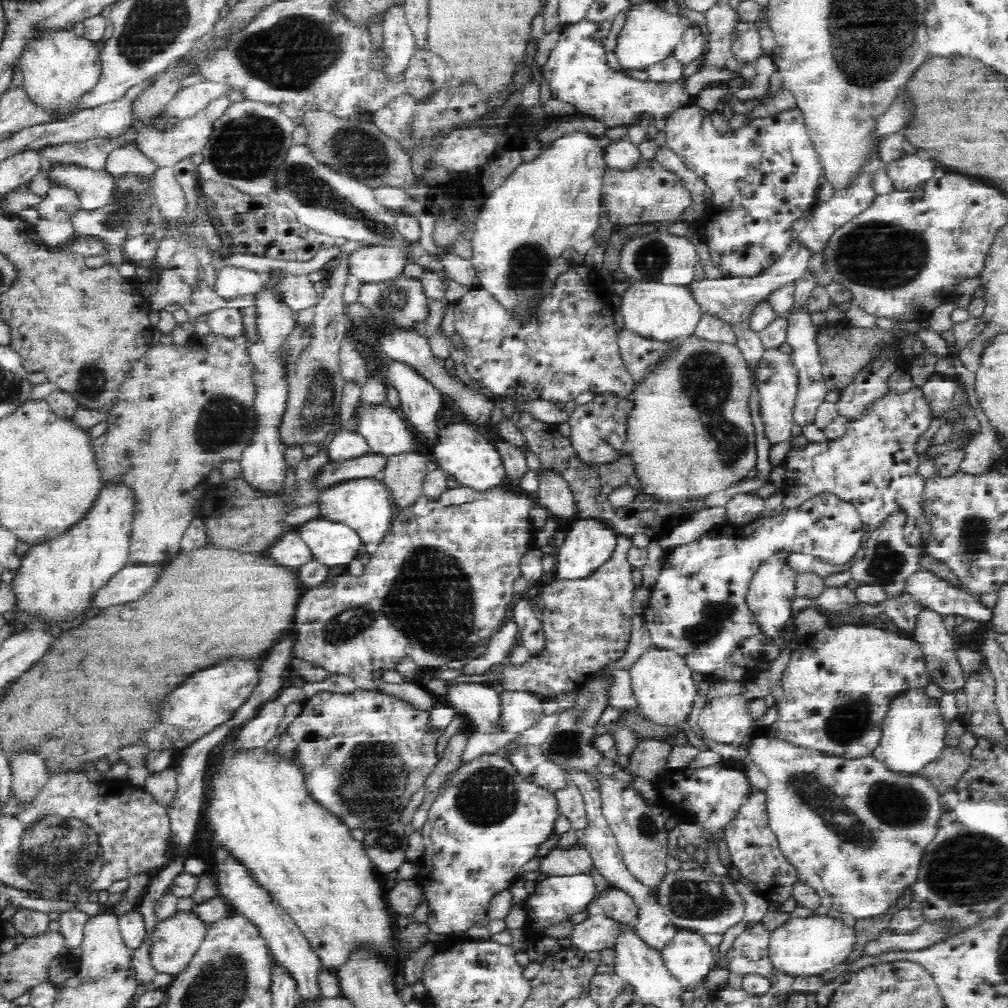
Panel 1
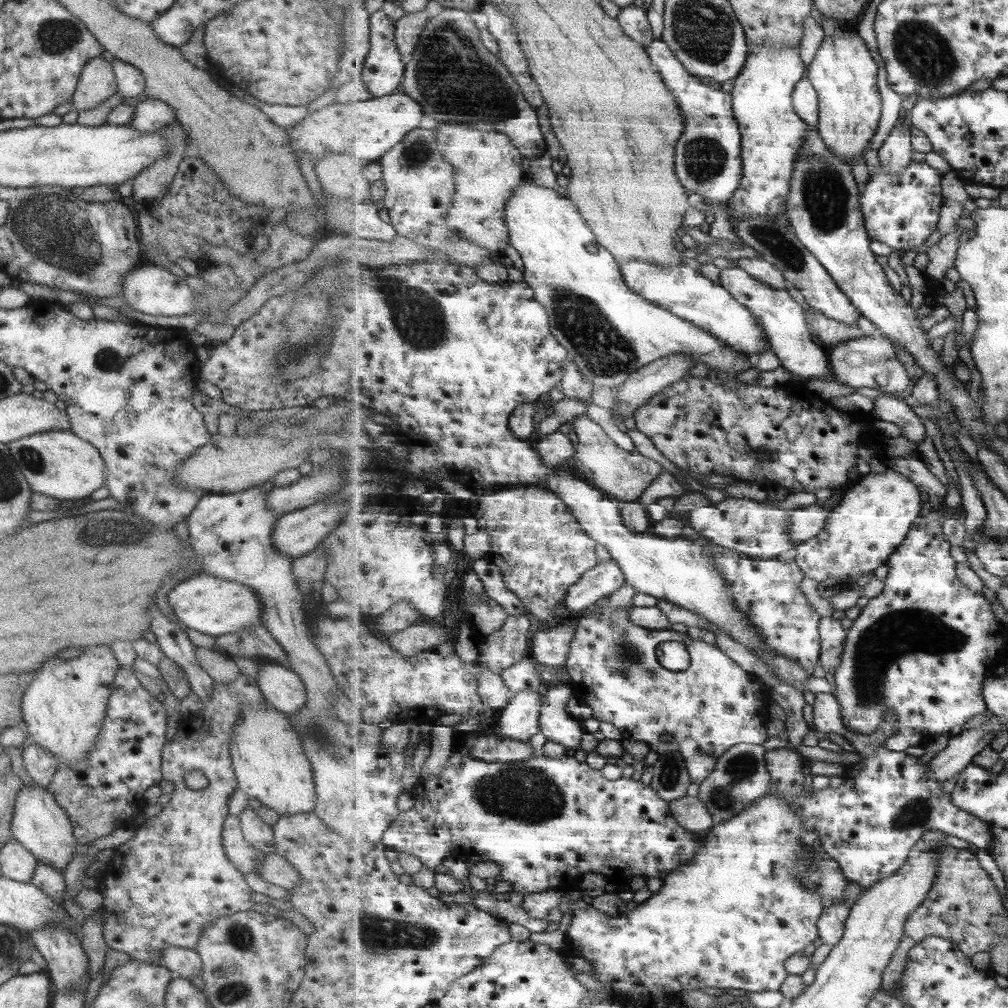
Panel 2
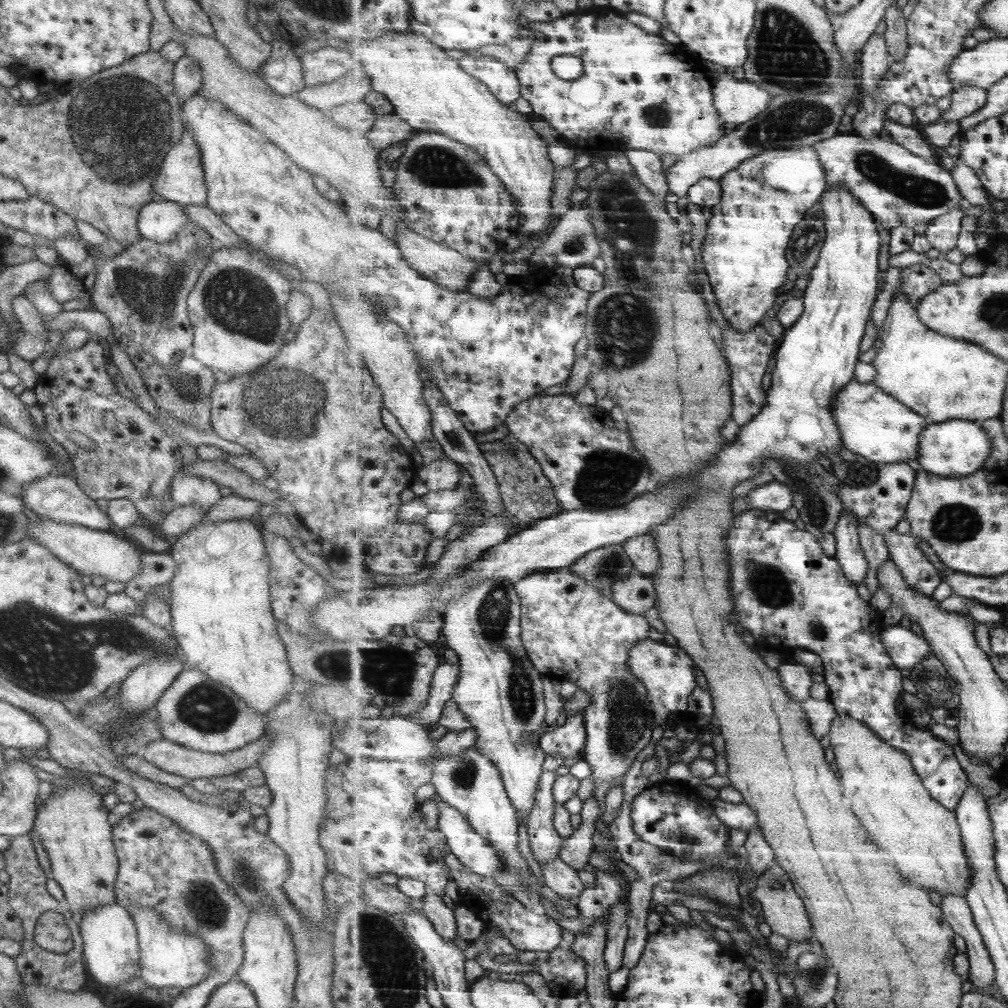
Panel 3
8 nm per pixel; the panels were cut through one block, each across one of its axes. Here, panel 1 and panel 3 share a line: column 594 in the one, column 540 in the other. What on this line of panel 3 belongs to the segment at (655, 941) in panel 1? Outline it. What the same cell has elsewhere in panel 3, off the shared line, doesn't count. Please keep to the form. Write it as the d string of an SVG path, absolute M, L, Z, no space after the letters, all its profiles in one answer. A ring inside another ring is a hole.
M545 770L538 784L536 803L530 815L526 818L528 842L532 856L541 869L546 862L560 856L564 837L554 825L556 798L554 784L557 780L555 770Z

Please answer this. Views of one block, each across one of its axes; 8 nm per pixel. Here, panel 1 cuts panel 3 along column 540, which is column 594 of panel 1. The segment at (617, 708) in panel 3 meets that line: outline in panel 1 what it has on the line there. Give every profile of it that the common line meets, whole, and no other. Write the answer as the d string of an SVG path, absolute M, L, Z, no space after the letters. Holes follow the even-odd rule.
M616 534L616 546L612 556L602 566L598 567L587 578L580 581L557 581L555 578L550 586L544 586L539 592L539 597L544 601L542 608L542 627L545 636L544 648L538 655L532 655L526 662L514 665L506 659L498 667L500 678L493 685L500 691L526 691L533 692L542 698L554 698L560 694L575 692L581 683L605 667L609 663L618 661L624 656L632 630L634 615L632 600L634 596L634 584L632 584L632 572L634 568L628 561L628 550L632 548L632 540L629 536Z

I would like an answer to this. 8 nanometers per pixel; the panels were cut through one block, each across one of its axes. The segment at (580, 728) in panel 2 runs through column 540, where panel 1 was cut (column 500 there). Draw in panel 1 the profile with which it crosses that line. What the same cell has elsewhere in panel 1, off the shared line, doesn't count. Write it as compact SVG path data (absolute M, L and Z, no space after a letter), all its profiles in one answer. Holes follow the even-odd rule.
M502 691L500 696L500 707L502 707L501 726L505 729L503 732L514 732L516 734L528 730L543 716L544 699L533 692L526 691Z

